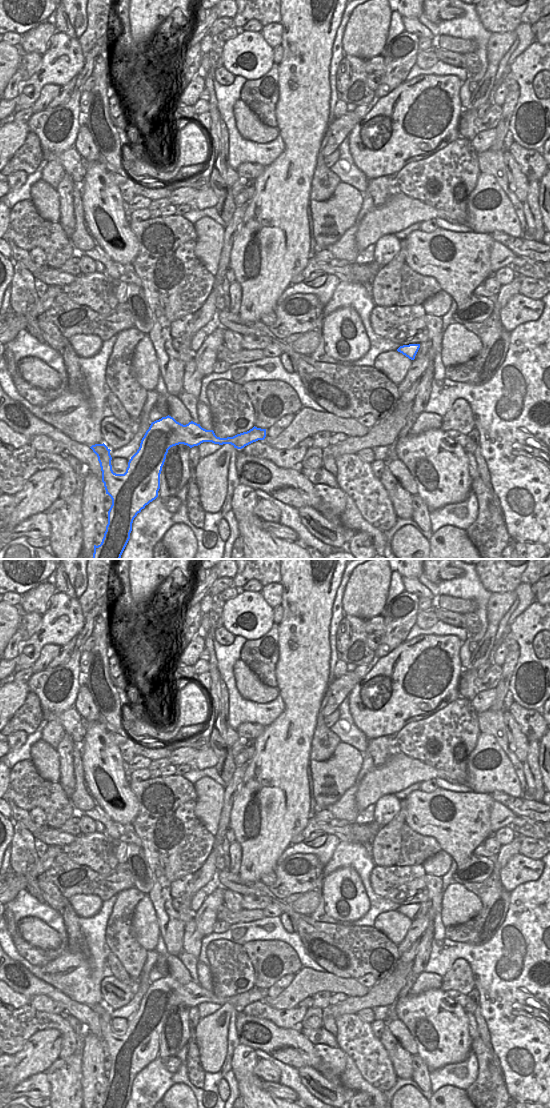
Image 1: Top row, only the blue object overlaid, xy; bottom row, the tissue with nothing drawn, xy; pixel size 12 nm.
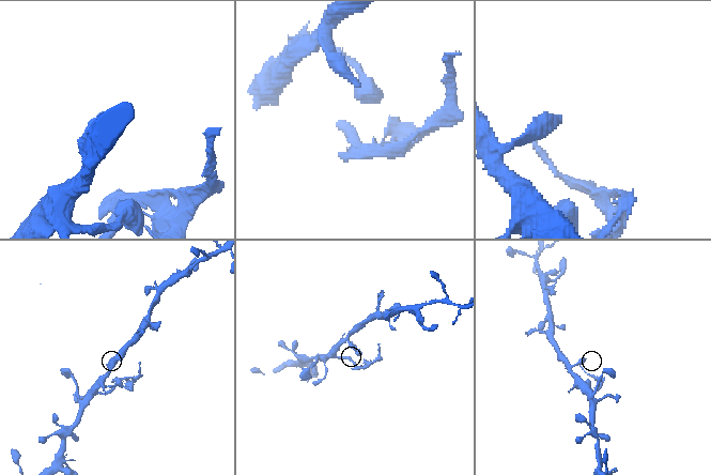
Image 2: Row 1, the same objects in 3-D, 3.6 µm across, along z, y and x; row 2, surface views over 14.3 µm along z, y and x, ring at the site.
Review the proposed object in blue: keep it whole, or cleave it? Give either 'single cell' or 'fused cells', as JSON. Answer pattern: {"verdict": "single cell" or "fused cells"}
{"verdict": "fused cells"}

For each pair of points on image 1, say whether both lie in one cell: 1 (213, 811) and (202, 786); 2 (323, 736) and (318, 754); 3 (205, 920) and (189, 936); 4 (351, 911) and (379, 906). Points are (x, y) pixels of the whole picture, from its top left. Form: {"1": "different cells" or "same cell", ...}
{"1": "same cell", "2": "same cell", "3": "different cells", "4": "different cells"}

